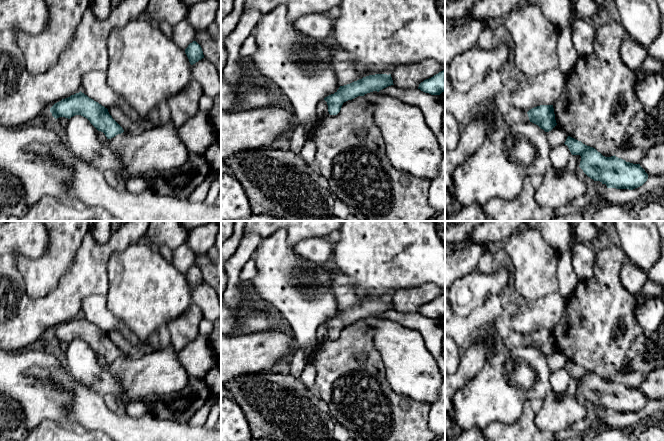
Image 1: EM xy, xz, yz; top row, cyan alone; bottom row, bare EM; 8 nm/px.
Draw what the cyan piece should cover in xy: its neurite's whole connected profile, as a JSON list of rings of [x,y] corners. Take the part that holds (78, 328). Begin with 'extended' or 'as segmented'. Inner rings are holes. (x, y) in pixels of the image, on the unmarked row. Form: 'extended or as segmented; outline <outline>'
as segmented; outline [[[76,317],[55,327],[50,336],[57,343],[65,341],[70,343],[75,339],[87,342],[90,347],[111,363],[124,356],[123,352],[112,342],[108,333],[82,317]]]

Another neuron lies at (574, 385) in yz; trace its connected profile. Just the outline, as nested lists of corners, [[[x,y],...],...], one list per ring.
[[[571,379],[567,389],[561,393],[561,397],[574,396],[579,391],[581,385],[580,379]]]

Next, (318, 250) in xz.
[[[312,237],[296,243],[293,251],[309,262],[329,265],[332,260],[333,246],[325,237]]]

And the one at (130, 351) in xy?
[[[112,330],[107,333],[112,342],[123,352],[123,358],[137,359],[144,354],[139,347],[133,345],[119,330]]]

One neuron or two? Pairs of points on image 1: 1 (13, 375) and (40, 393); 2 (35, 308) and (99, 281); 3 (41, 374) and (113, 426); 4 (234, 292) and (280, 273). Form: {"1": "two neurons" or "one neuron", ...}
{"1": "one neuron", "2": "one neuron", "3": "one neuron", "4": "two neurons"}

